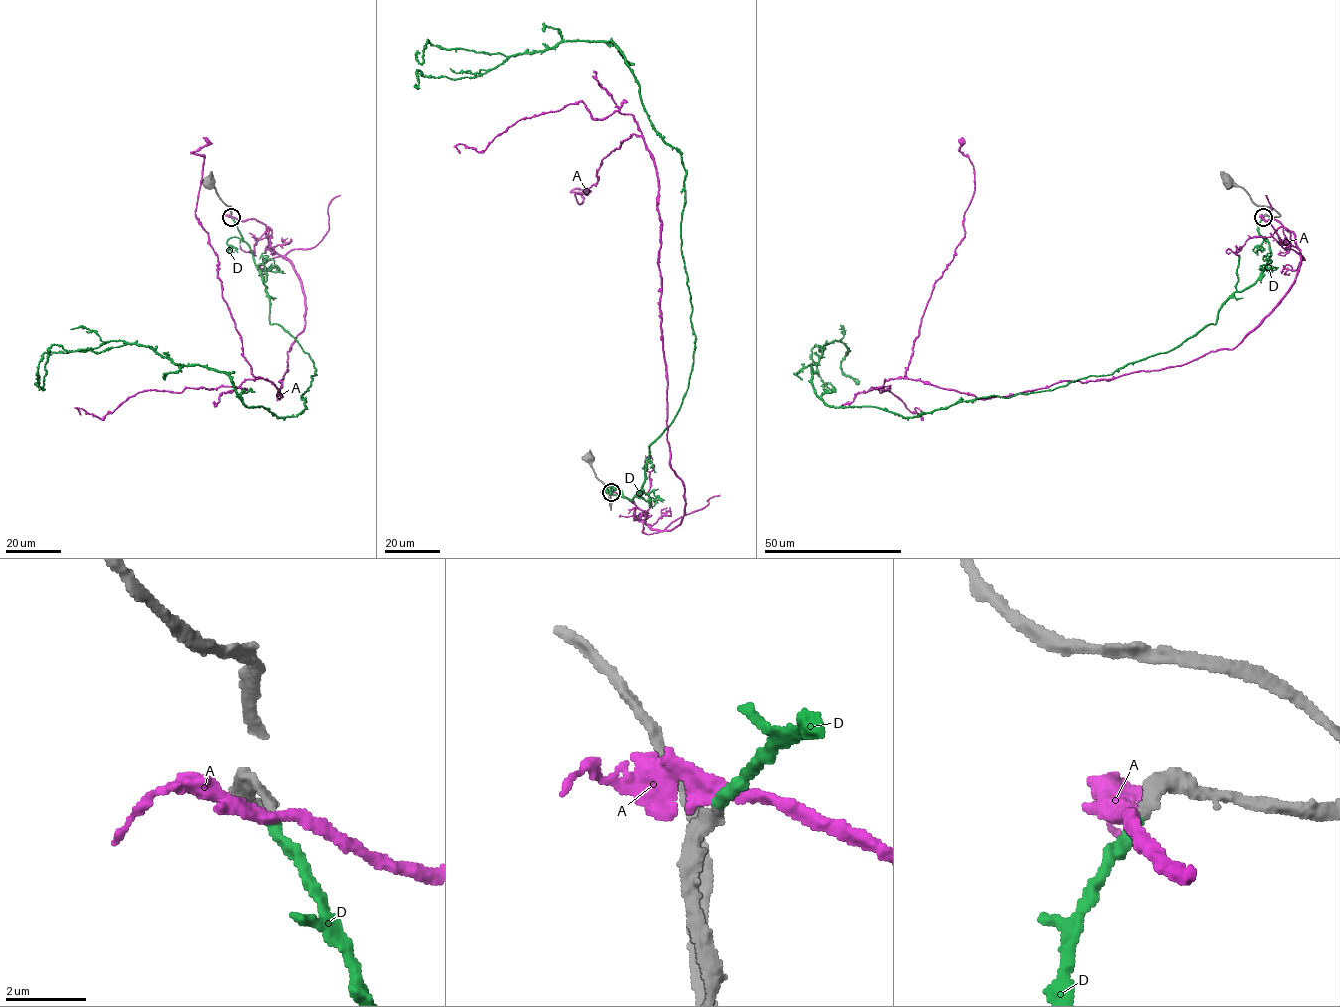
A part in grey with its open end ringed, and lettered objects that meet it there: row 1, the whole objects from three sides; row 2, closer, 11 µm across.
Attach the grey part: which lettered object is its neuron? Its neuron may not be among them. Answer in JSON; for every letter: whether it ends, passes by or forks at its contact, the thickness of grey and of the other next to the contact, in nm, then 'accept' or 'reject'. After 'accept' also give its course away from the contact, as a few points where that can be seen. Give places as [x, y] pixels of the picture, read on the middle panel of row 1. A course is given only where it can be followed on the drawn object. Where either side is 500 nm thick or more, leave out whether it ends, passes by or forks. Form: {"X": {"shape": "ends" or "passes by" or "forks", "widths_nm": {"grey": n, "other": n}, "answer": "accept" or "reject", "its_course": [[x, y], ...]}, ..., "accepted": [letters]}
{"A": {"shape": "passes by", "widths_nm": {"grey": 300, "other": 360}, "answer": "reject"}, "D": {"shape": "ends", "widths_nm": {"grey": 320, "other": 280}, "answer": "accept", "its_course": [[611, 492], [640, 490], [691, 371], [681, 154], [612, 41], [418, 53]]}, "accepted": ["D"]}

